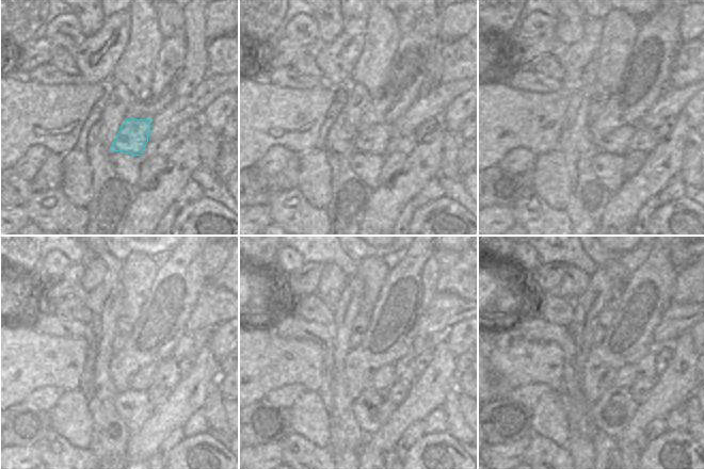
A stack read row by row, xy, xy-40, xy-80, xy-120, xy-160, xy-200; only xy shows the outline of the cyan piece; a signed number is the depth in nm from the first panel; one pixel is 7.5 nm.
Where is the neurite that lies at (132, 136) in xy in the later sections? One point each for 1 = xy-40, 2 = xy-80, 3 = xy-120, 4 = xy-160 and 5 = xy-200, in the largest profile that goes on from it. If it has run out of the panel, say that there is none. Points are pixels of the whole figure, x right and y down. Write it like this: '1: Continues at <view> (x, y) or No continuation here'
1: Continues at xy-40 (373, 140)
2: Continues at xy-80 (617, 142)
3: Continues at xy-120 (143, 379)
4: Continues at xy-160 (383, 379)
5: Continues at xy-200 (624, 378)

